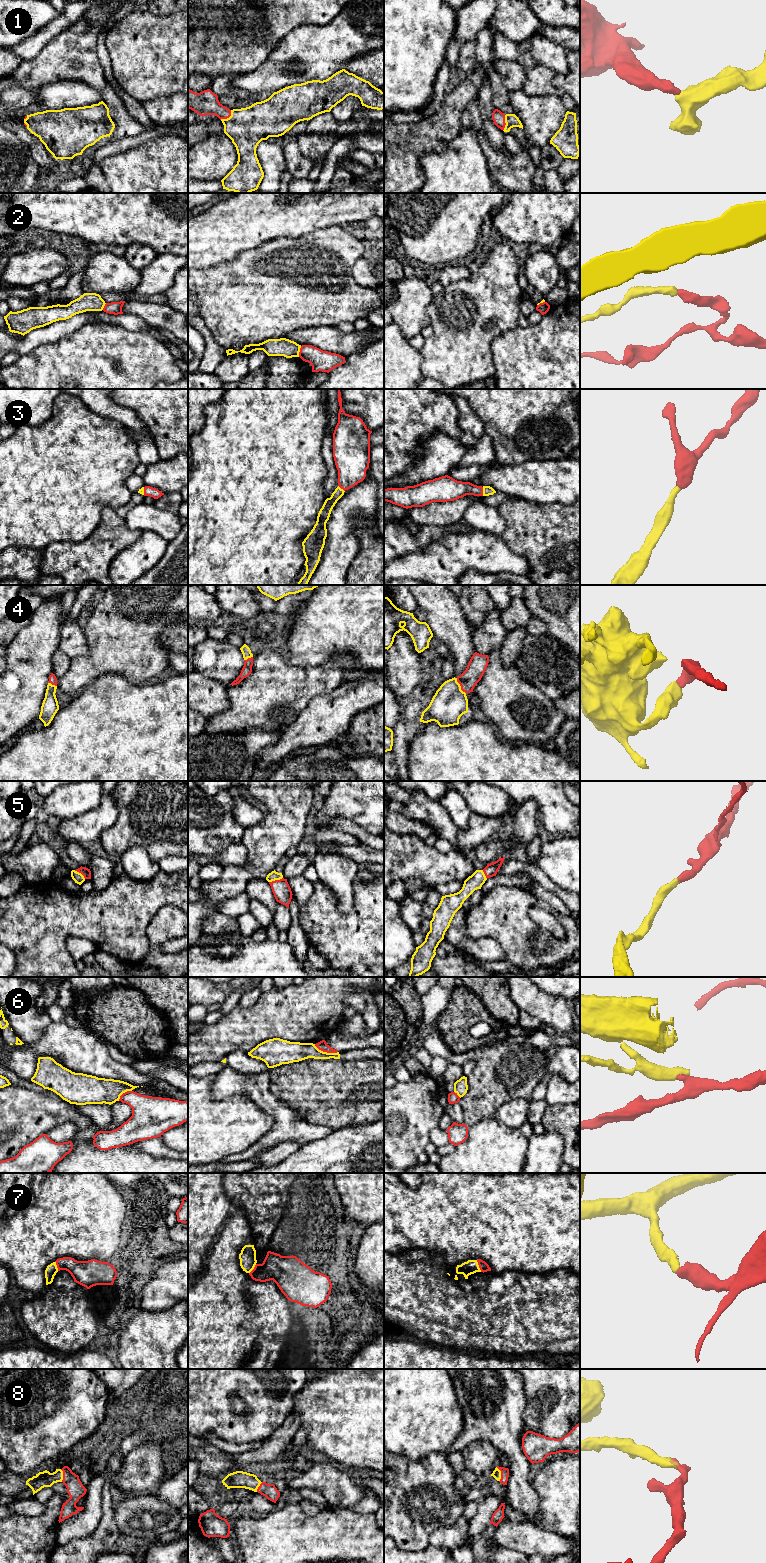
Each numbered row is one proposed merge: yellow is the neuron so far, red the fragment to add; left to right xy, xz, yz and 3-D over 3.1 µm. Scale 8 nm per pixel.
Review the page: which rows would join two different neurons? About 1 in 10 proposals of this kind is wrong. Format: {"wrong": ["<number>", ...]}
{"wrong": ["2", "6"]}

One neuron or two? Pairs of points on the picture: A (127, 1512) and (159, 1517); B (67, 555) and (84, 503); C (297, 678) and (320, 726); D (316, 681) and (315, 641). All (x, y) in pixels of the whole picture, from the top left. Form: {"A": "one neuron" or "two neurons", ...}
{"A": "one neuron", "B": "two neurons", "C": "two neurons", "D": "two neurons"}

